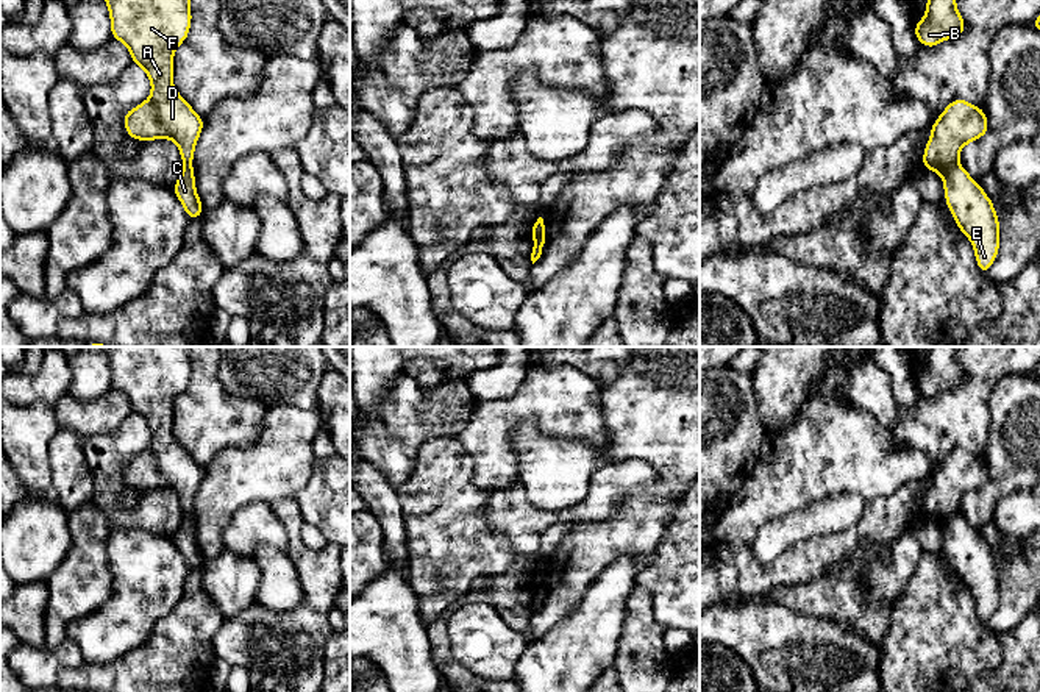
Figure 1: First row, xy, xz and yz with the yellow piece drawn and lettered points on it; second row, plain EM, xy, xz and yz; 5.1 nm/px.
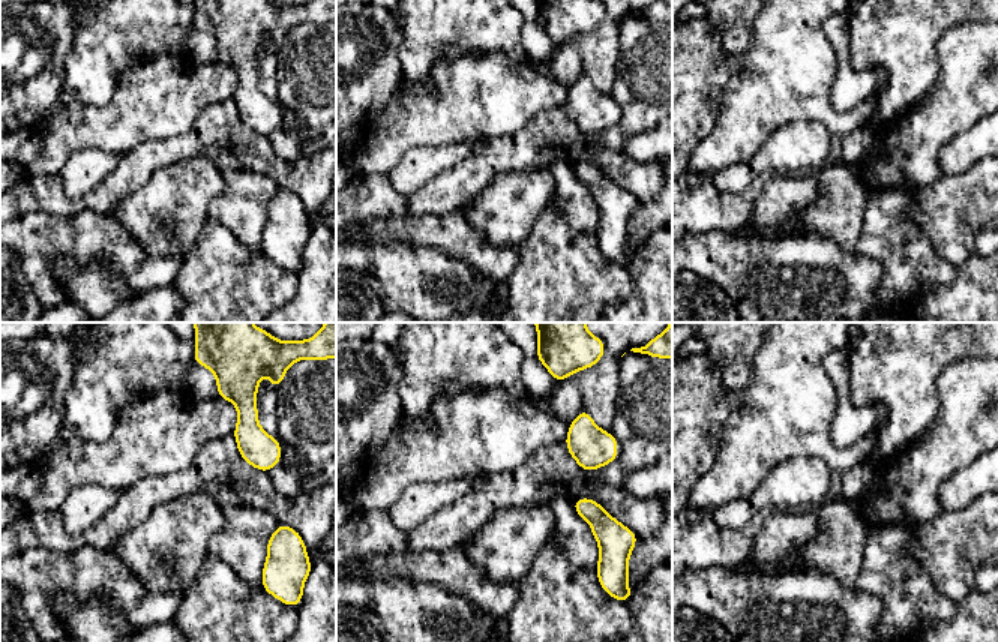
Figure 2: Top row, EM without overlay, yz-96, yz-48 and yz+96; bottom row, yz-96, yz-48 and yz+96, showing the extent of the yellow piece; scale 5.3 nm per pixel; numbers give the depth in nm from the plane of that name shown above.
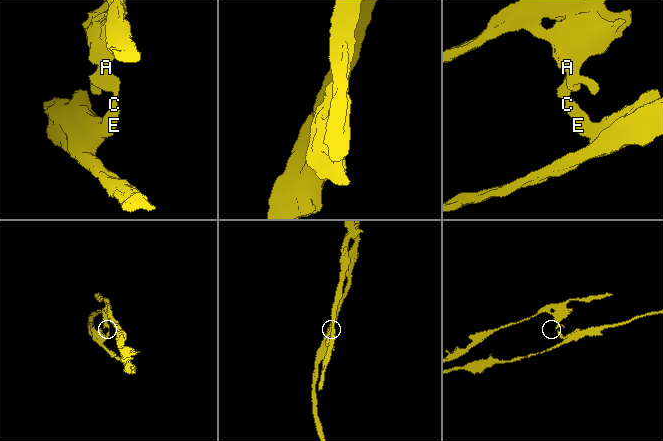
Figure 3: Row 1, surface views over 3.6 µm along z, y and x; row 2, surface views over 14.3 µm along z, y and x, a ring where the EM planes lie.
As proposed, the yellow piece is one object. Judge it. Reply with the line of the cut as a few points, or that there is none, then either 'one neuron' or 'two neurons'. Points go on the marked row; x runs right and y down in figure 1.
cut in yz along (958, 161), (940, 174); two neurons

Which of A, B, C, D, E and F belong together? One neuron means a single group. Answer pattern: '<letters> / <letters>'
A B D F / C E

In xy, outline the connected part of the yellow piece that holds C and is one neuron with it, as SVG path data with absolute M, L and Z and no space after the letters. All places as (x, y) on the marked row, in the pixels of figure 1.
M183 166L183 172L172 189L181 202L189 220L201 217L205 206L197 194L195 172L191 166Z

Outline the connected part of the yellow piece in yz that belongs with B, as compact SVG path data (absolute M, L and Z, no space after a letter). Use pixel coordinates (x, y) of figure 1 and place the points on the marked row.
M926 0L926 14L914 25L914 33L921 45L931 48L960 36L965 28L956 0Z

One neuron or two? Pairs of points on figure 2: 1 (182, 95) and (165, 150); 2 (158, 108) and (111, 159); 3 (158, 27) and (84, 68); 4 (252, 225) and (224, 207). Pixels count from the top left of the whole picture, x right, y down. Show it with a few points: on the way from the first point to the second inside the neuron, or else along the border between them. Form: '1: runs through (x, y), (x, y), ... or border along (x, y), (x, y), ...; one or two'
1: border along (198, 114), (185, 131), (150, 138), (137, 146); two
2: border along (81, 149), (102, 149), (123, 155); two
3: runs through (140, 27), (125, 27), (102, 50); one
4: runs through (245, 218), (231, 207); one

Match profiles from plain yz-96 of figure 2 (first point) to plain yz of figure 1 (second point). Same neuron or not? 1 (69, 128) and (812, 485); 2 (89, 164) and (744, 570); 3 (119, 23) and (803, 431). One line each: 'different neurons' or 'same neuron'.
1: same neuron
2: different neurons
3: different neurons

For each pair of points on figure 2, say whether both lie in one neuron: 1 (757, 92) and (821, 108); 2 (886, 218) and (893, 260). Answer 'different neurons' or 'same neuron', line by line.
1: same neuron
2: same neuron

